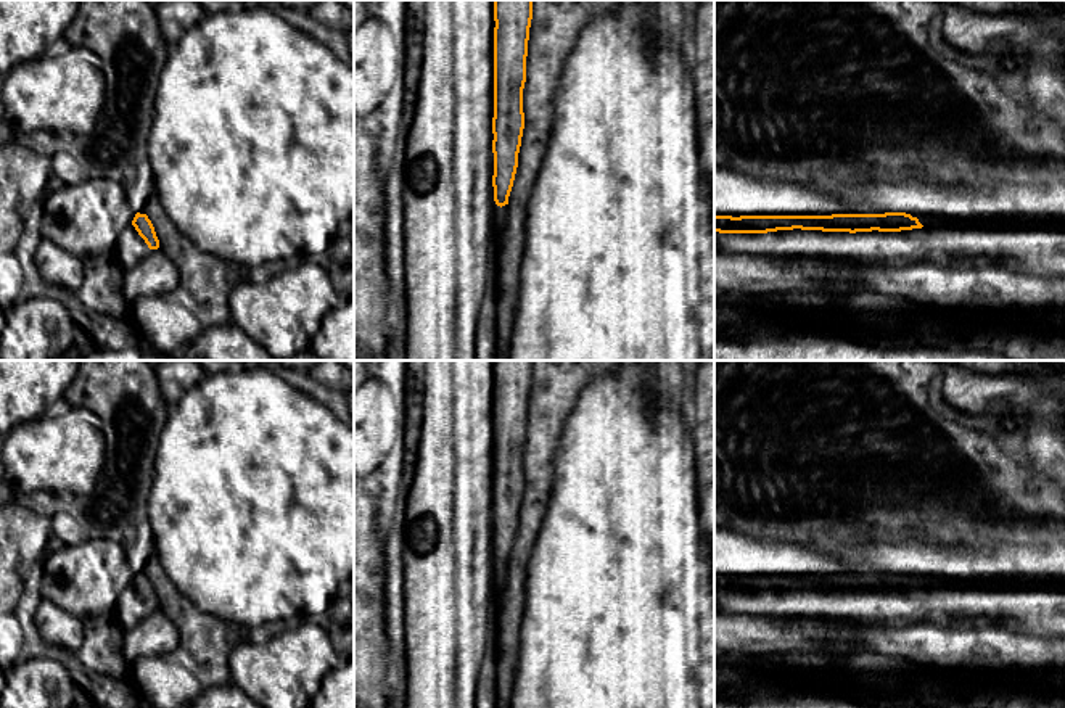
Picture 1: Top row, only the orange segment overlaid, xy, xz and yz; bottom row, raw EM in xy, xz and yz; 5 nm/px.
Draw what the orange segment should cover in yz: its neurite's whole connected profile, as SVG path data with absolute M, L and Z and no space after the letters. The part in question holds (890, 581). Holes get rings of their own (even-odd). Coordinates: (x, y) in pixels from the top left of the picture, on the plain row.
M935 574L714 576L714 608L729 615L833 618L893 628L907 628L919 623L959 629L1002 626L1026 636L1065 639L1065 589L956 582Z

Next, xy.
M140 571L132 584L121 592L113 616L119 626L130 631L158 608L159 600L154 587L145 571Z

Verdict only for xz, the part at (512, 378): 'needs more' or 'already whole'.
needs more

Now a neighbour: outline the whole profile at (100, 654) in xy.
M113 615L85 618L84 626L84 642L76 653L84 668L108 684L127 684L130 665L121 652L125 629Z

